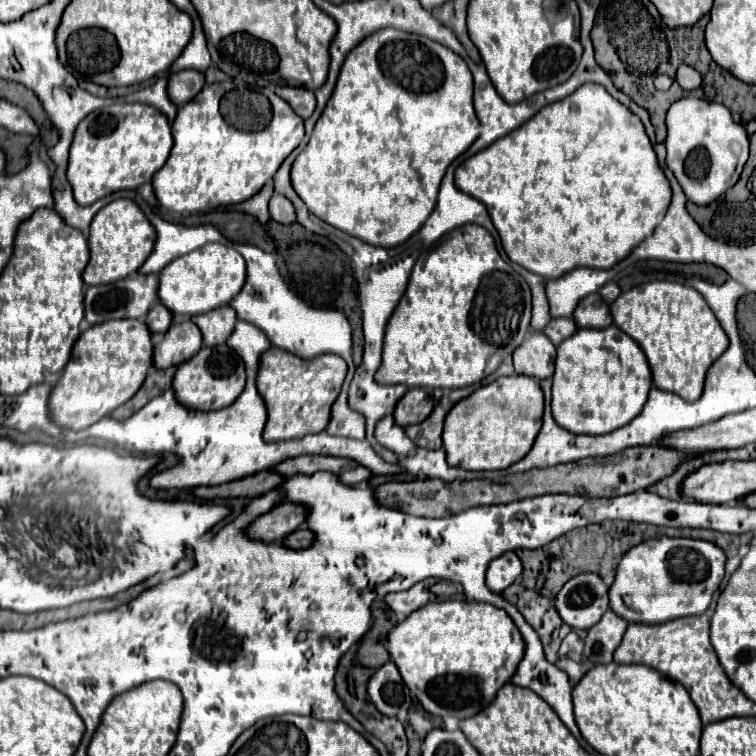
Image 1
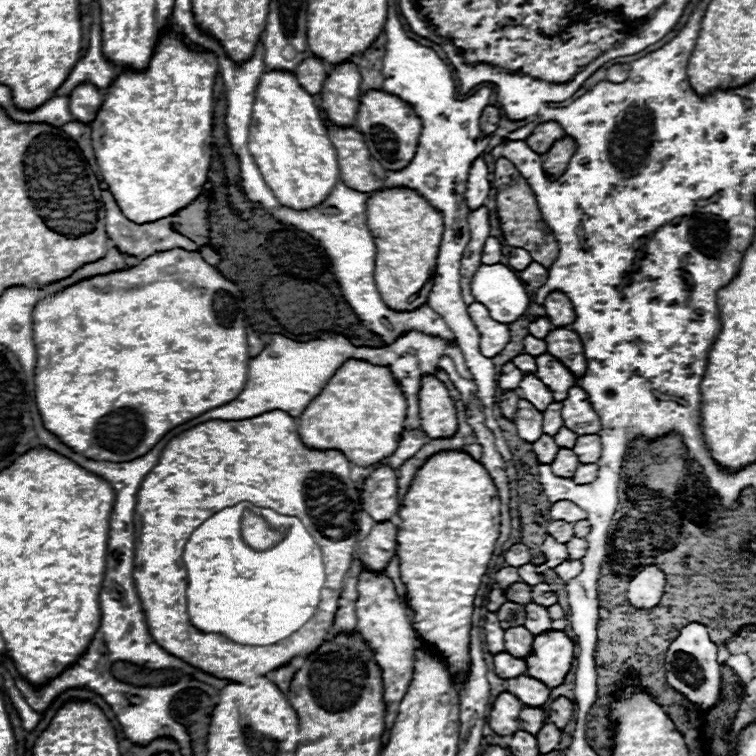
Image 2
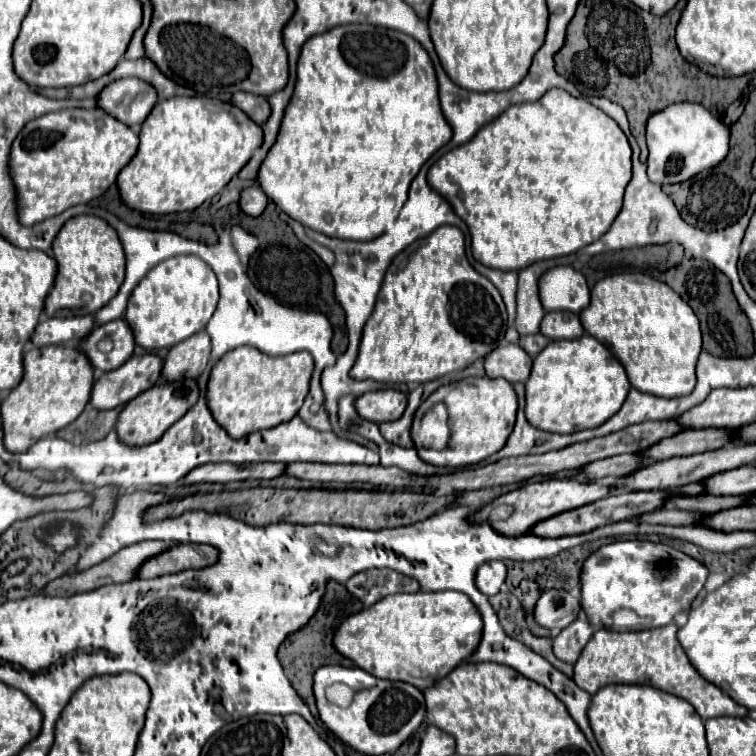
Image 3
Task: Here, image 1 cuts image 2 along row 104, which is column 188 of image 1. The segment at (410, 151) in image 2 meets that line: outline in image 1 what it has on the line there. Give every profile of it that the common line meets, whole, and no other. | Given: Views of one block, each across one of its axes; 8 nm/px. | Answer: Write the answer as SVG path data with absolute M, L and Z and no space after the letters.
M220 344L216 348L202 348L196 356L182 362L172 380L172 390L180 404L186 404L190 410L206 412L206 410L220 410L232 404L244 390L244 382L246 372L242 358L226 344Z

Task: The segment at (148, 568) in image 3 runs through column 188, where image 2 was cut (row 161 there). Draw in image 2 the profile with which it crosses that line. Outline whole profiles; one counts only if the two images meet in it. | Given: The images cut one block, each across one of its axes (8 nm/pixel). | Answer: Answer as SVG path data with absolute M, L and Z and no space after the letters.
M564 136L552 144L552 148L544 154L544 172L548 174L548 178L556 180L564 174L574 150L576 150L576 144L568 136Z

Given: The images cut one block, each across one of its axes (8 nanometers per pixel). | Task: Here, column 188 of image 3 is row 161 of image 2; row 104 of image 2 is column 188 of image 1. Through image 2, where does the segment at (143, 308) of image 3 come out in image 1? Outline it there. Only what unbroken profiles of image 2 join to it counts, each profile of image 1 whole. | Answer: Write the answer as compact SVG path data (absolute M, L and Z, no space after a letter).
M206 244L190 254L178 256L158 274L158 298L172 314L196 316L226 306L244 286L244 258L228 244Z

